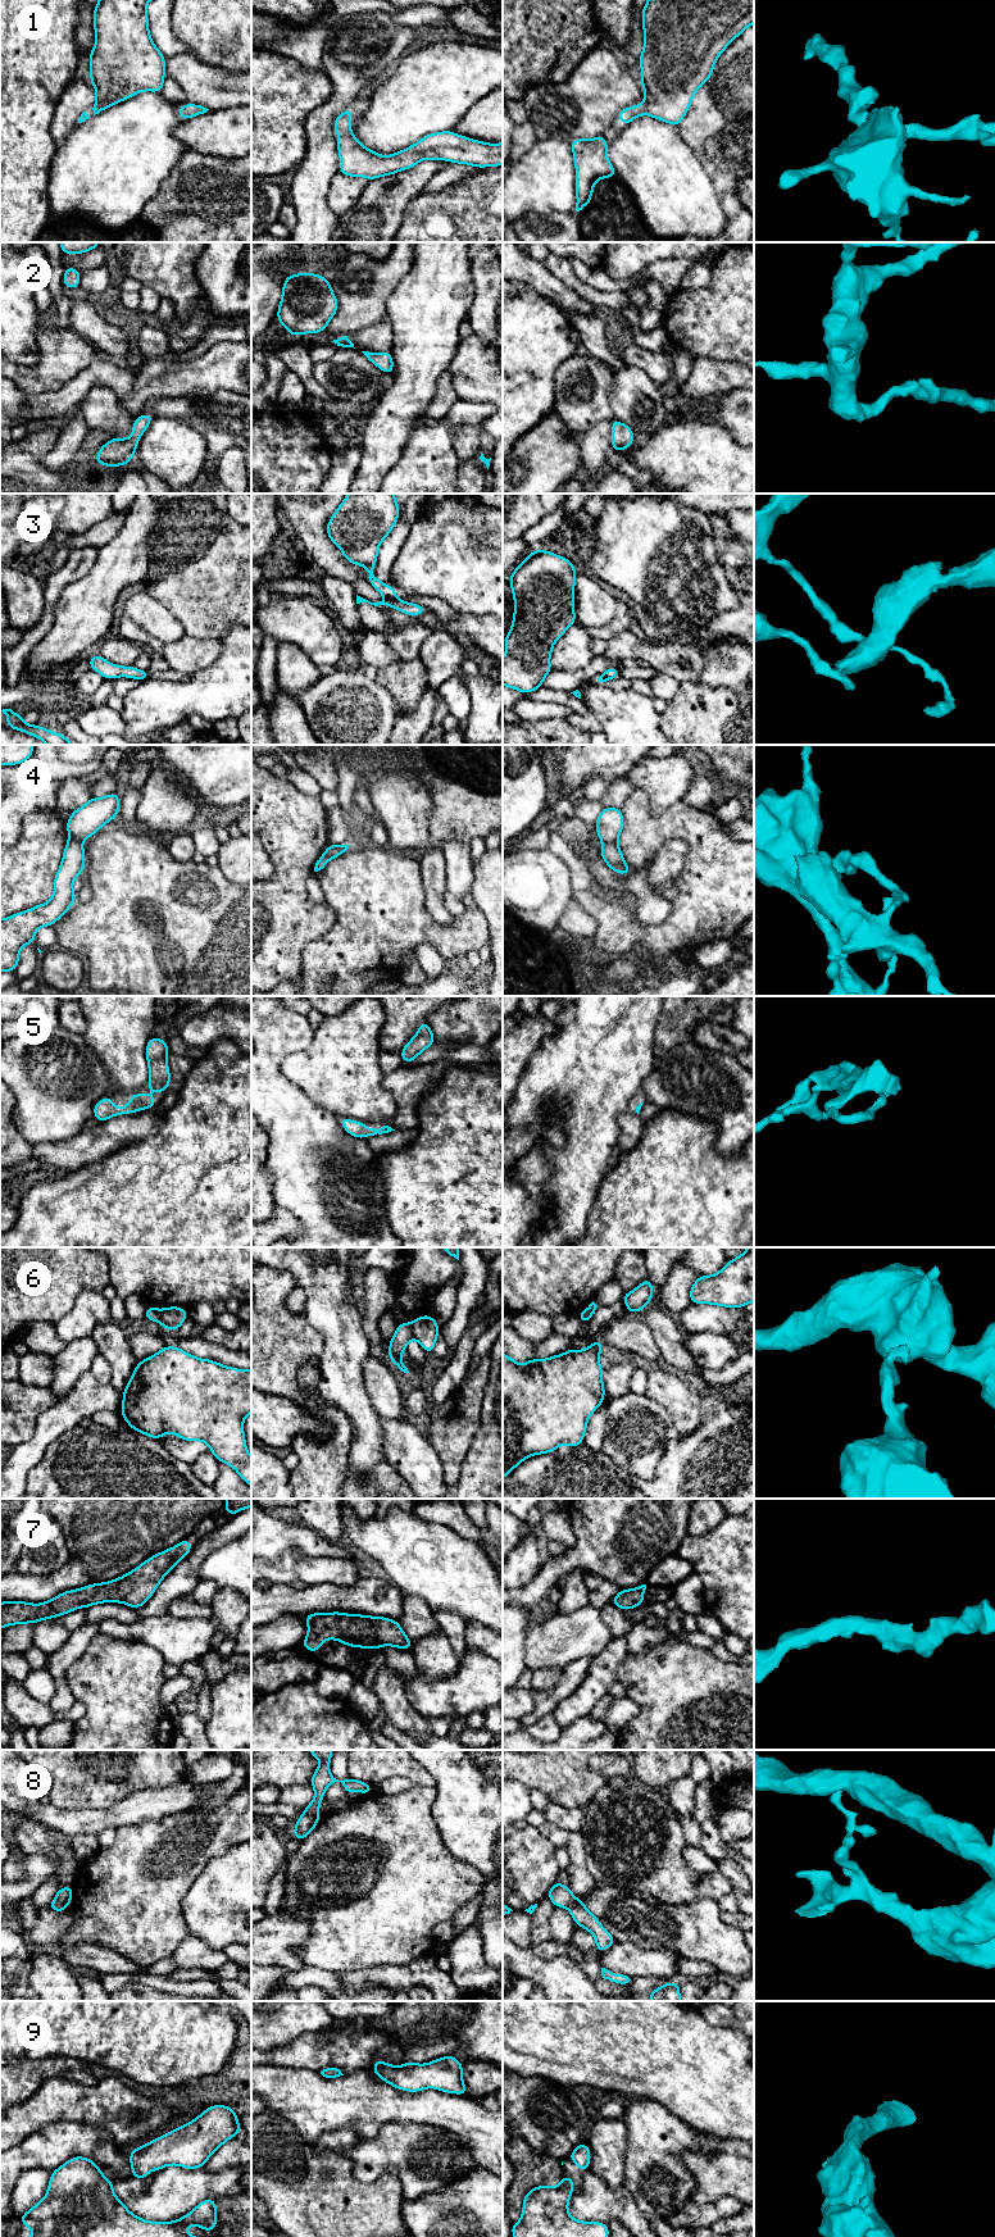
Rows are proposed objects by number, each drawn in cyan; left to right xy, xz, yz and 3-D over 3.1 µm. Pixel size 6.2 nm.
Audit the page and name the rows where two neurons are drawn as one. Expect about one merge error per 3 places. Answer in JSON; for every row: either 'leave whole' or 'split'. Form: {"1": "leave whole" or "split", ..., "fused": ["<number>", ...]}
{"1": "leave whole", "2": "leave whole", "3": "split", "4": "split", "5": "leave whole", "6": "split", "7": "leave whole", "8": "split", "9": "leave whole", "fused": ["3", "4", "6", "8"]}

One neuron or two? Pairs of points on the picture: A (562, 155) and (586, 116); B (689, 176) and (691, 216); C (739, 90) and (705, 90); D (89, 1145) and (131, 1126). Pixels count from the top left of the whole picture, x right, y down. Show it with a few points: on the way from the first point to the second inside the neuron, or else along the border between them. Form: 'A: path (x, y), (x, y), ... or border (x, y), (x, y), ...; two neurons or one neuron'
A: border (539, 139), (558, 139), (568, 142); two neurons
B: path (689, 186), (690, 205); one neuron
C: border (710, 80), (714, 87), (716, 103), (725, 118); two neurons
D: path (99, 1142), (121, 1131); one neuron

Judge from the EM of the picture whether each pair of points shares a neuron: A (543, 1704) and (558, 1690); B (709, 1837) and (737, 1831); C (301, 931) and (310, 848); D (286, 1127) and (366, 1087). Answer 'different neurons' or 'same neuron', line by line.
A: same neuron
B: different neurons
C: same neuron
D: different neurons

